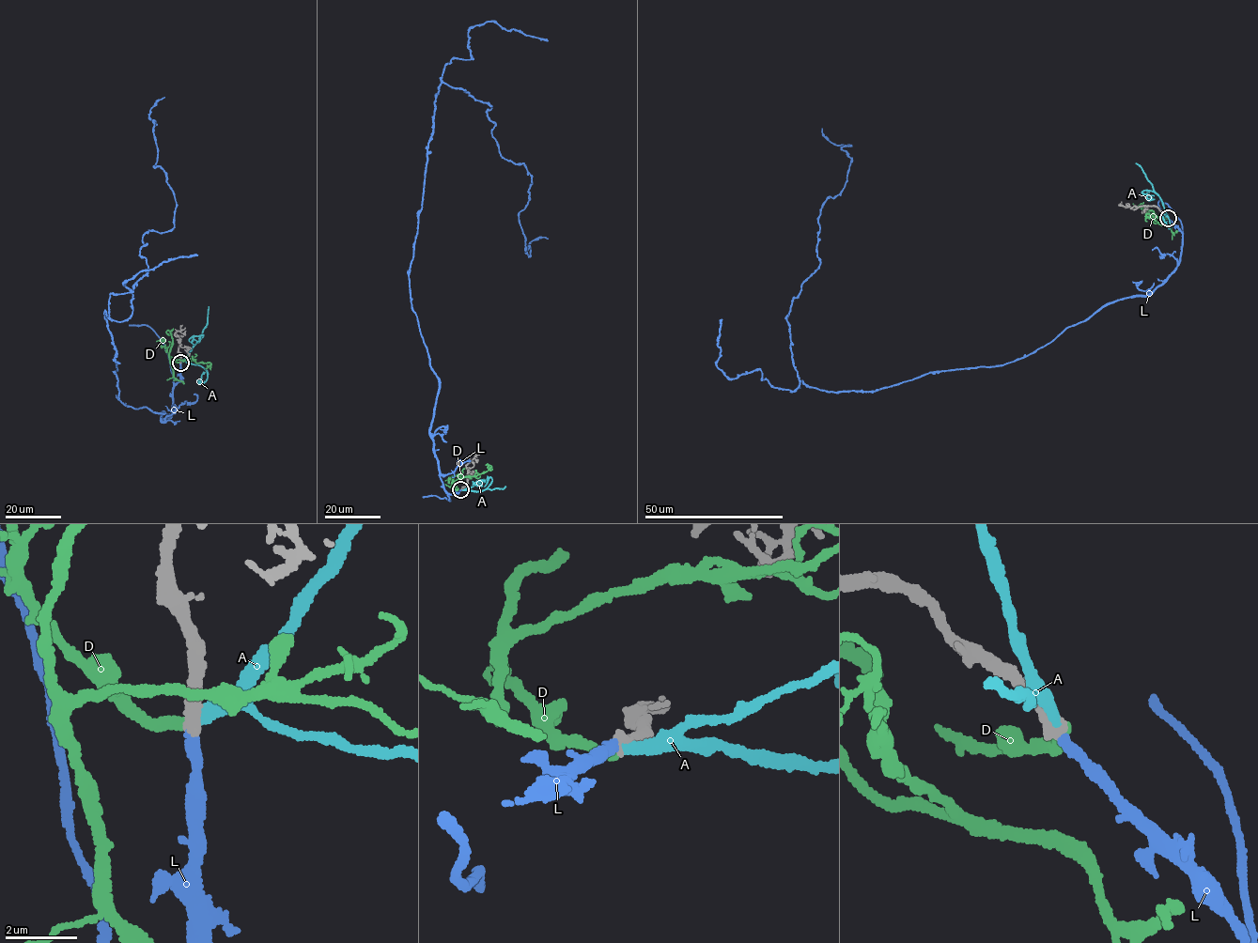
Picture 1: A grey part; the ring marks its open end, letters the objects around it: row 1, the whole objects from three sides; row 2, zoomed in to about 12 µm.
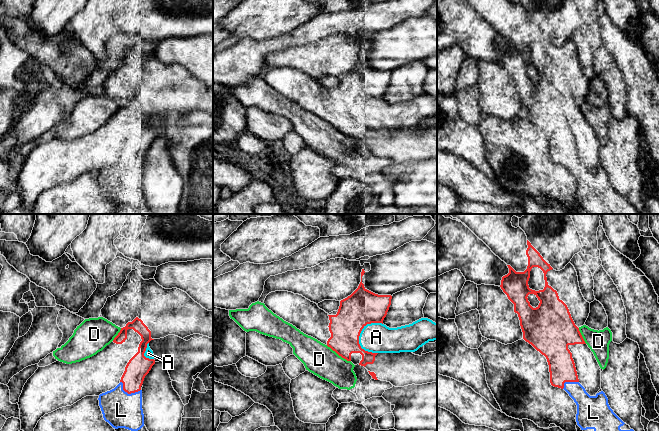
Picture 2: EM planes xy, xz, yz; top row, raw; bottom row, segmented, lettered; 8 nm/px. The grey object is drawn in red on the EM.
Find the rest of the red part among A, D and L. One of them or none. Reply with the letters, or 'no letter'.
L

